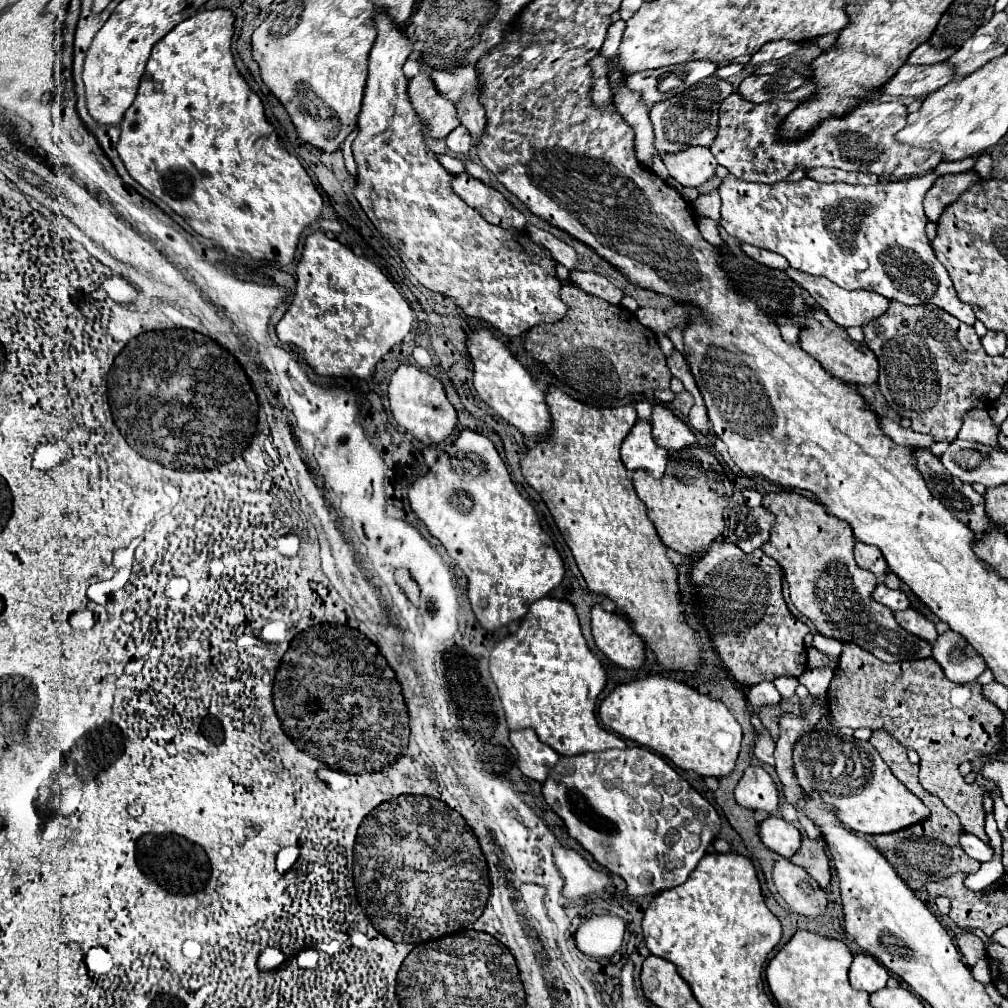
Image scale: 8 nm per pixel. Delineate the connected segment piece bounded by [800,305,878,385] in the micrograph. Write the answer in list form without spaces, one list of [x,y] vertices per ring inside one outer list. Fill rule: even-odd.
[[[816,305],[816,315],[812,315],[812,323],[808,323],[808,327],[800,333],[800,347],[812,355],[814,359],[820,361],[820,365],[832,373],[834,377],[846,381],[846,383],[854,383],[854,385],[872,385],[878,381],[878,359],[876,355],[866,347],[860,345],[856,341],[850,339],[850,335],[836,325],[822,307]]]

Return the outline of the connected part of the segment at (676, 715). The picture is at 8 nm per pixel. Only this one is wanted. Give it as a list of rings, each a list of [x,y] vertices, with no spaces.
[[[648,675],[644,679],[620,683],[600,703],[598,715],[606,729],[664,755],[680,769],[692,769],[704,777],[728,775],[740,751],[742,727],[728,707],[664,675]]]

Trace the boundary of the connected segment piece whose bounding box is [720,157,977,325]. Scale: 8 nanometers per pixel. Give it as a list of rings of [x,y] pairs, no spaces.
[[[969,157],[964,163],[940,163],[936,169],[928,171],[926,175],[922,177],[908,177],[908,179],[898,179],[898,181],[878,181],[876,185],[848,185],[848,183],[818,183],[814,179],[808,179],[804,177],[802,181],[780,181],[776,185],[766,185],[766,183],[748,183],[748,181],[742,181],[742,179],[736,179],[734,175],[728,175],[722,185],[720,185],[720,197],[722,197],[722,219],[720,219],[720,225],[728,231],[728,235],[736,237],[740,243],[748,243],[748,245],[756,245],[756,247],[762,247],[762,249],[770,249],[774,253],[780,253],[782,257],[788,259],[790,267],[794,269],[800,269],[804,273],[812,273],[812,275],[822,275],[822,277],[828,277],[830,281],[834,281],[836,285],[844,287],[844,289],[870,289],[870,291],[876,291],[880,295],[884,295],[886,299],[894,299],[894,301],[900,301],[900,303],[906,303],[906,305],[918,305],[918,303],[926,303],[926,305],[936,305],[936,307],[942,307],[944,311],[948,311],[950,315],[954,315],[958,321],[966,323],[966,325],[974,325],[976,323],[976,315],[974,311],[962,303],[958,297],[956,297],[956,291],[952,287],[952,281],[950,281],[950,275],[948,271],[942,267],[942,263],[934,257],[934,251],[930,247],[930,241],[928,241],[928,235],[924,231],[926,227],[926,215],[924,215],[924,207],[922,207],[922,201],[924,201],[924,195],[926,191],[932,187],[932,183],[936,181],[938,175],[944,175],[944,173],[958,173],[958,171],[968,171],[974,167],[976,163],[976,157]]]

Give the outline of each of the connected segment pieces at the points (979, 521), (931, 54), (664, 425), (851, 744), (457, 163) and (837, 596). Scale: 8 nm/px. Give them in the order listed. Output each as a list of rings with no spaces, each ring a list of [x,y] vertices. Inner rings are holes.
[[[918,447],[918,449],[912,451],[912,457],[916,459],[916,467],[918,467],[918,471],[922,473],[922,477],[924,477],[924,481],[926,481],[930,493],[932,493],[936,499],[940,499],[940,501],[946,505],[946,509],[950,509],[950,513],[952,513],[954,517],[958,517],[972,533],[978,535],[980,531],[984,531],[984,523],[988,523],[988,515],[986,515],[986,511],[984,511],[984,497],[978,495],[978,493],[972,489],[970,483],[962,483],[960,479],[948,475],[948,471],[944,469],[944,465],[940,463],[940,457],[936,457],[930,449]]]
[[[922,43],[922,45],[918,45],[912,53],[910,53],[910,57],[906,59],[906,63],[908,65],[927,65],[927,64],[935,64],[938,61],[944,61],[946,57],[950,57],[954,53],[954,49],[952,51],[932,51],[932,47],[928,47],[928,43]]]
[[[656,403],[652,411],[652,437],[656,445],[668,451],[678,451],[686,445],[696,443],[696,435],[692,433],[692,429],[662,403]]]
[[[814,729],[796,741],[794,771],[800,787],[806,793],[818,793],[852,831],[866,835],[892,833],[928,817],[928,807],[894,777],[868,741],[842,737],[834,729]]]
[[[436,155],[436,157],[438,157],[440,165],[442,165],[446,171],[450,171],[450,173],[464,173],[464,163],[462,163],[460,159],[450,157],[450,155]]]
[[[790,491],[768,493],[762,505],[776,515],[770,541],[762,551],[778,561],[790,585],[792,603],[816,625],[818,633],[844,643],[856,643],[882,661],[932,657],[932,645],[928,641],[902,629],[892,611],[870,597],[870,589],[876,587],[876,577],[856,565],[852,553],[856,537],[846,521],[826,513],[822,503]]]

